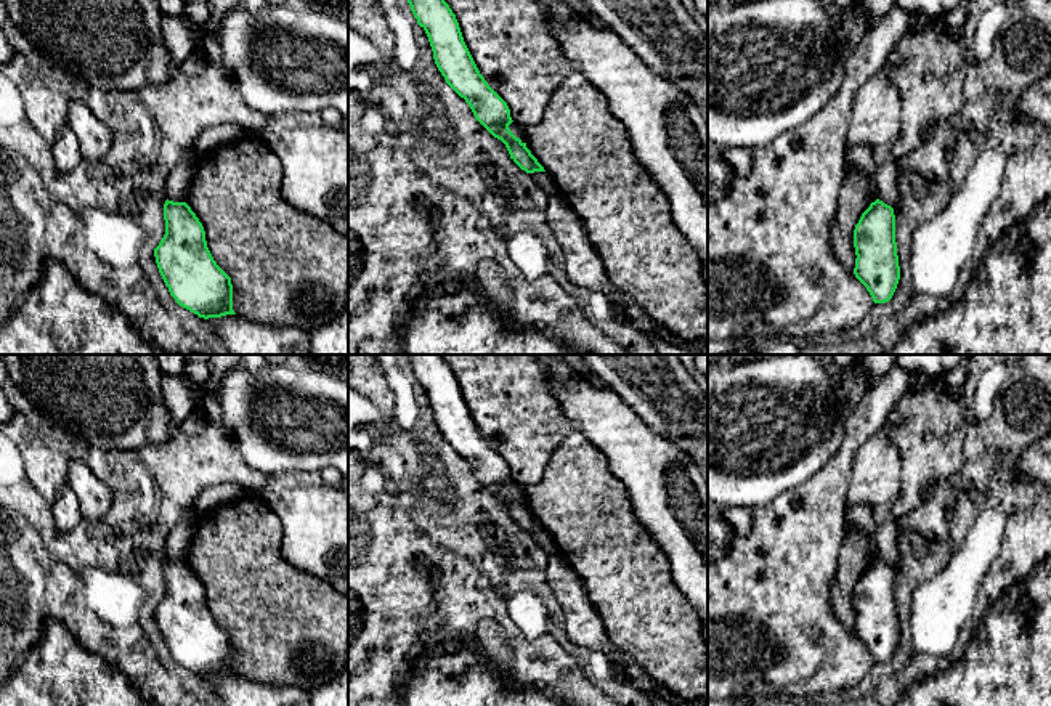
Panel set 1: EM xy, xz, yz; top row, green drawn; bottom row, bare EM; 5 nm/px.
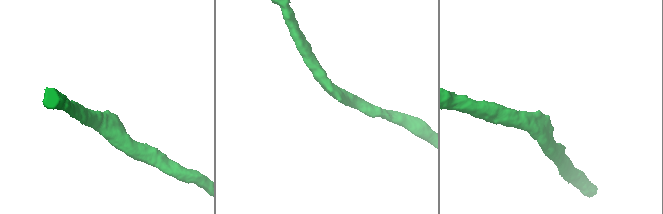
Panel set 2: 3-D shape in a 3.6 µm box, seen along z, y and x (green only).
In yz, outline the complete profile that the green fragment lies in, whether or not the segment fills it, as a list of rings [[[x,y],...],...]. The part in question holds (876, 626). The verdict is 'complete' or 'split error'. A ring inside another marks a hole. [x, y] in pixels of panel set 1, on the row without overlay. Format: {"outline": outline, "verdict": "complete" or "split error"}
{"outline": [[[876,558],[862,573],[854,589],[855,637],[866,647],[874,663],[892,658],[900,626],[895,602],[894,568]]], "verdict": "complete"}

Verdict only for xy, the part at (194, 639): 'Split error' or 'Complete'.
Complete

